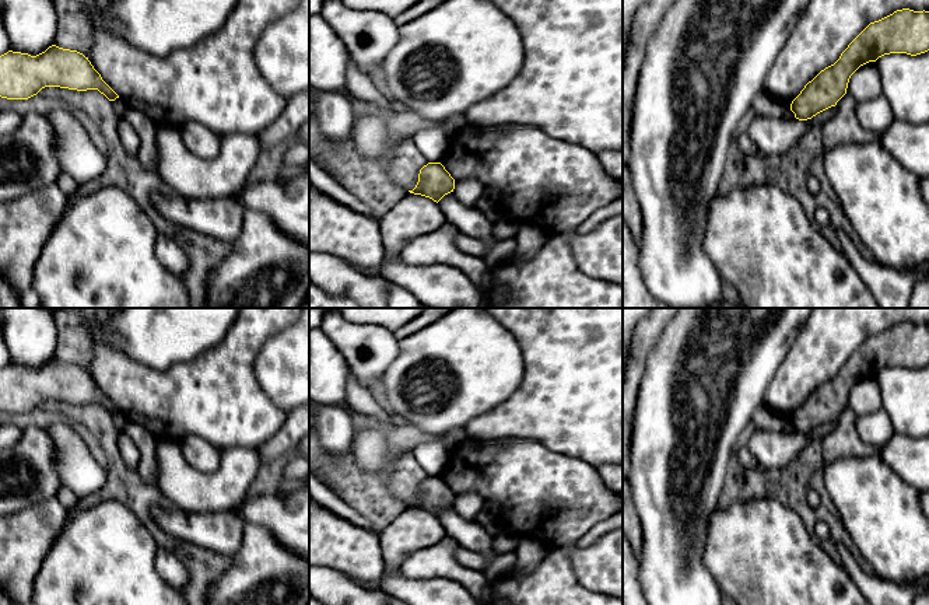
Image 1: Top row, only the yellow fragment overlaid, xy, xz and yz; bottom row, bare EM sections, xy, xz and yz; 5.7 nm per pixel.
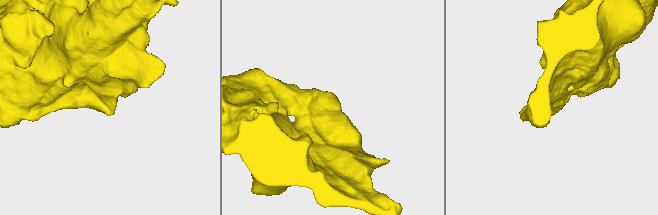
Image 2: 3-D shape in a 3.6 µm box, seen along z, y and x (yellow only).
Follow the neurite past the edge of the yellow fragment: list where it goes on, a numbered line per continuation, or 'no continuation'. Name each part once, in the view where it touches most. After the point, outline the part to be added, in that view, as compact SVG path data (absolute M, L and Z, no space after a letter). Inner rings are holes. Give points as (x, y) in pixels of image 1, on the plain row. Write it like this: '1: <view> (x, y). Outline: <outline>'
no continuation

